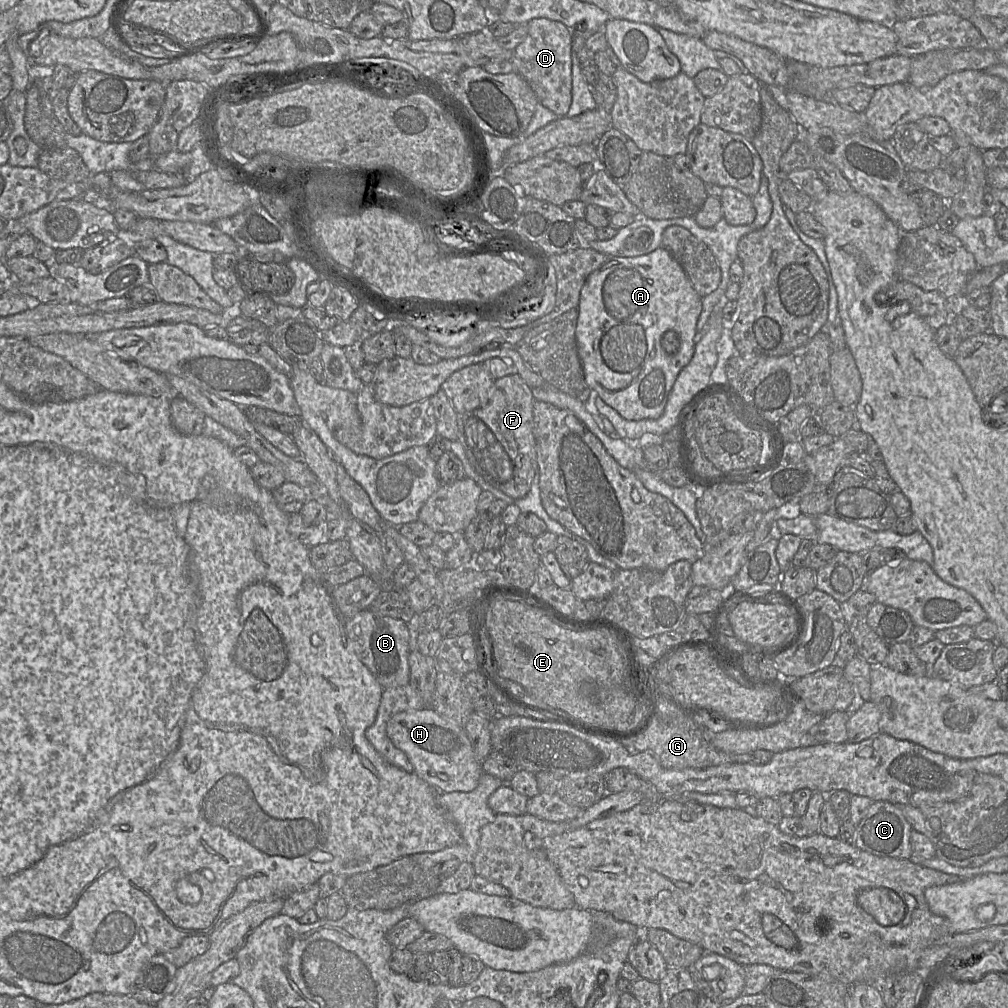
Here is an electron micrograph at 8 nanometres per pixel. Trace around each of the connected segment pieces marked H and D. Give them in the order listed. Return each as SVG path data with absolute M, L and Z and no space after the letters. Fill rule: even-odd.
M433 707L399 712L386 725L386 733L393 745L403 751L414 768L414 773L437 793L474 790L483 773L465 726L459 726L441 717Z
M546 18L530 20L527 28L525 40L513 50L514 71L526 80L540 104L558 117L566 116L572 99L572 31Z

